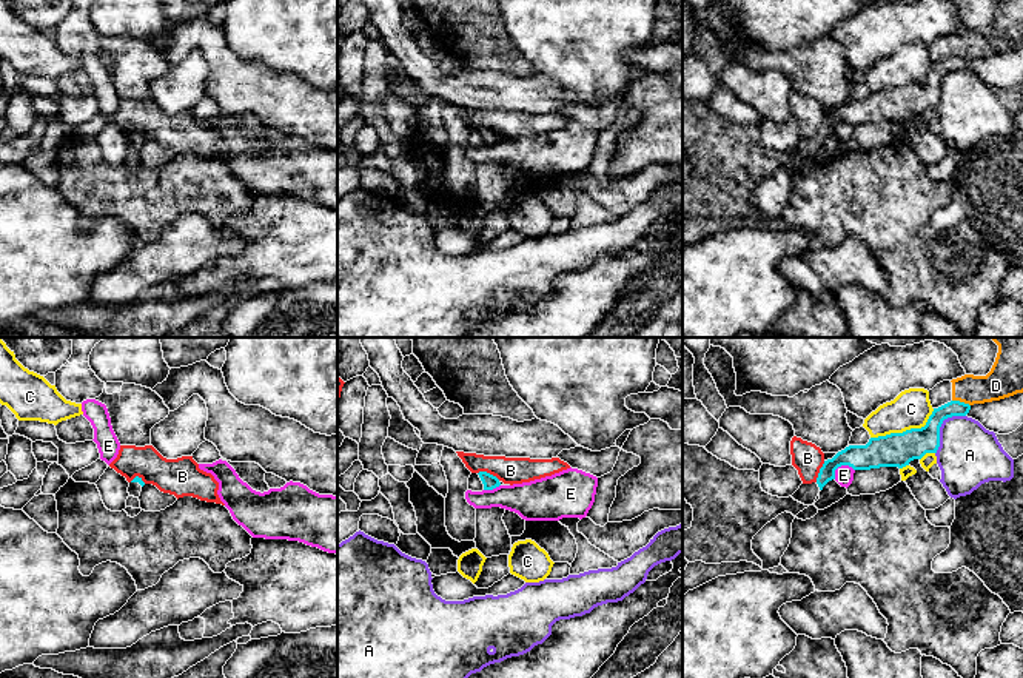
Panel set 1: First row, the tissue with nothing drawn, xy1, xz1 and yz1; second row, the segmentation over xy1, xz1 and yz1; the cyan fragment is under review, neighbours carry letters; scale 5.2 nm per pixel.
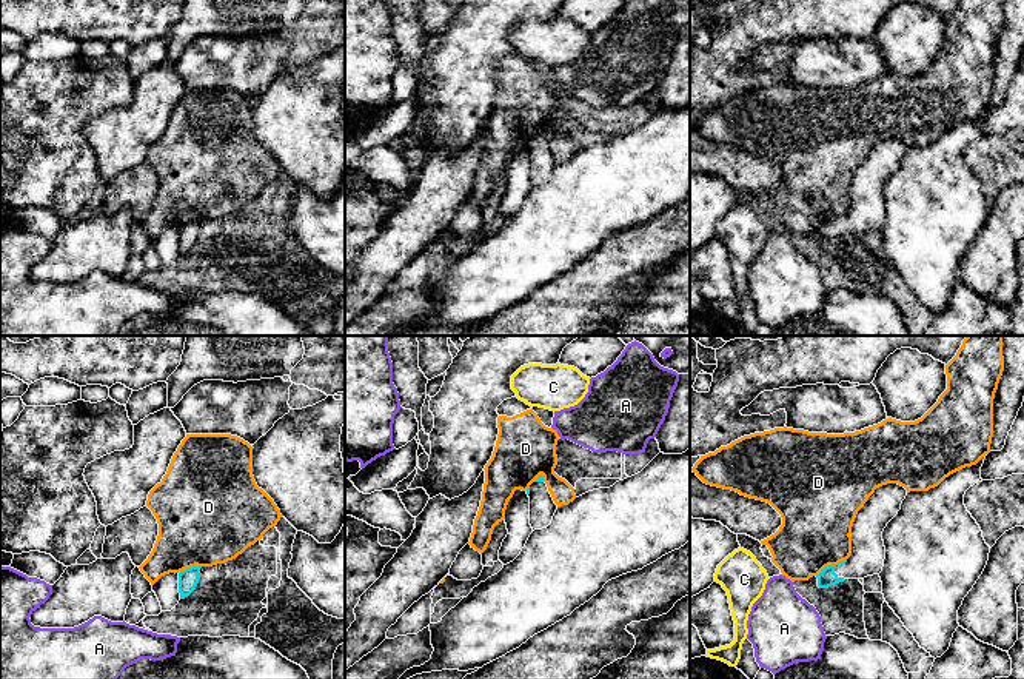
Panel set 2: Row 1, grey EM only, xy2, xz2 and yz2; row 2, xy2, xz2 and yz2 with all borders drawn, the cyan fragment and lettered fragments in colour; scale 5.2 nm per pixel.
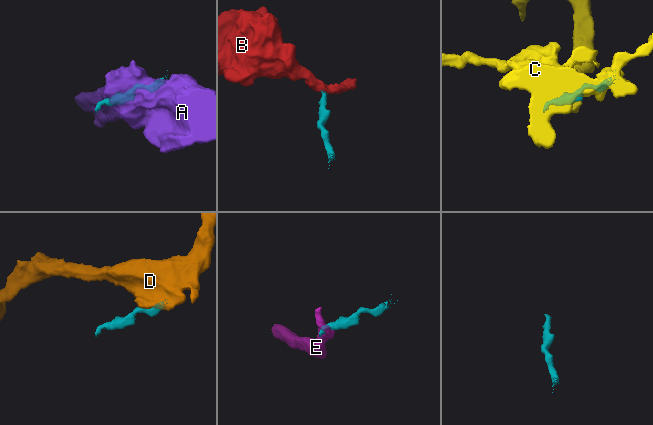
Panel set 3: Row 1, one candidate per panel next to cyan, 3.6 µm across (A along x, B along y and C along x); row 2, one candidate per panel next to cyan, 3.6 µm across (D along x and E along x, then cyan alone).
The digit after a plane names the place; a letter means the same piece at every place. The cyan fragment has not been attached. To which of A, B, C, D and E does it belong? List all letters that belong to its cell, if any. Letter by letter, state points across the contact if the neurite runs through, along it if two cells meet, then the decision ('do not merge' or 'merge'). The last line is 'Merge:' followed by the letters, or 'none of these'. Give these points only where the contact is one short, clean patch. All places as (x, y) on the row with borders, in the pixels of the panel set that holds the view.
A: border yz1 (965, 415), (952, 415), (943, 421), (940, 446), (935, 453); do not merge
B: border xz1 (478, 472), (487, 472), (499, 479); do not merge
C: do not merge
D: do not merge
E: border yz1 (854, 470), (848, 466), (840, 466), (834, 478); do not merge
Merge: none of these

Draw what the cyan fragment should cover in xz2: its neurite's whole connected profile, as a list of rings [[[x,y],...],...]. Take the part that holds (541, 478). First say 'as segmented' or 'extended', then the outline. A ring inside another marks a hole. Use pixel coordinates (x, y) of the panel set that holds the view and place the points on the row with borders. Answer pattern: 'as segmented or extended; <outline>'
extended; [[[540,474],[527,490],[530,497],[530,525],[534,530],[547,528],[557,510],[544,476]]]

